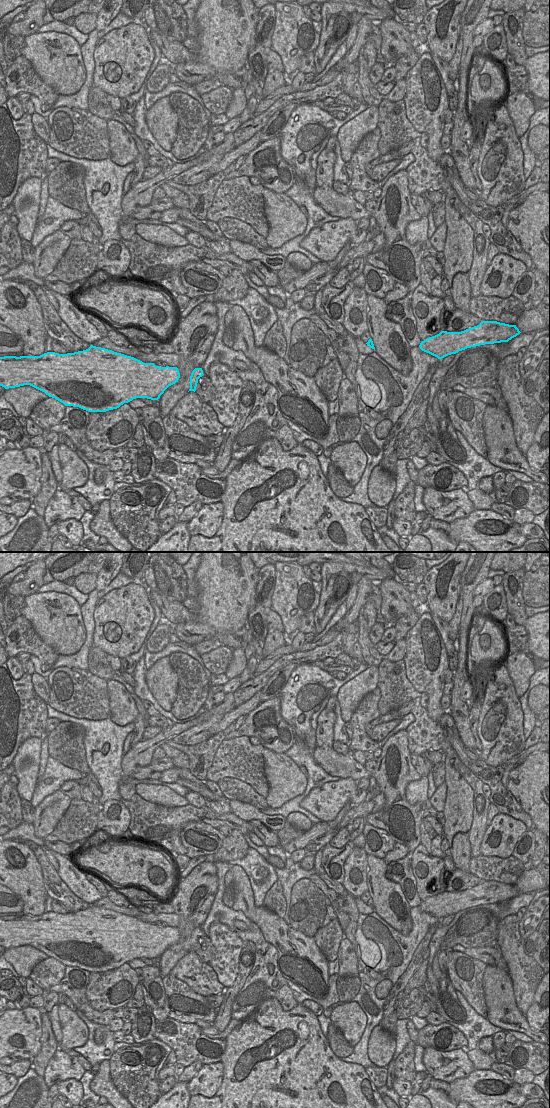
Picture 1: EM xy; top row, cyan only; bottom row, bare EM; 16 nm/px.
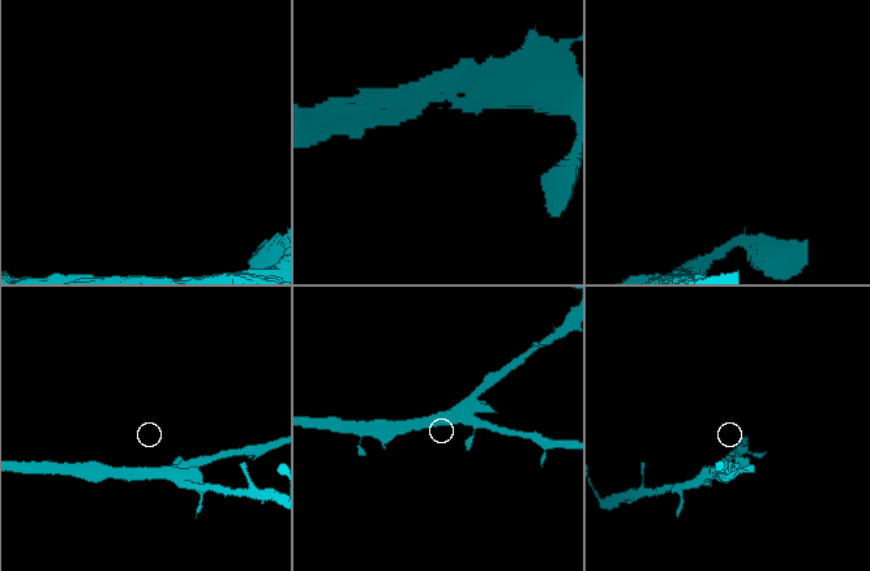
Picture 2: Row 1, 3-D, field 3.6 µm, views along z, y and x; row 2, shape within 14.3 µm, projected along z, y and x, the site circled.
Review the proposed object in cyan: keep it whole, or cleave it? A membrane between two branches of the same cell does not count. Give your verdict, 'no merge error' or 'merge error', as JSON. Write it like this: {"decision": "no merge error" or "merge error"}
{"decision": "no merge error"}

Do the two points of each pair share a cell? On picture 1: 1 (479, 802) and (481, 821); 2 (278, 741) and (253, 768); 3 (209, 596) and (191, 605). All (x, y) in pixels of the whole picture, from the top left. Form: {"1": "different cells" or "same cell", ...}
{"1": "same cell", "2": "different cells", "3": "different cells"}

